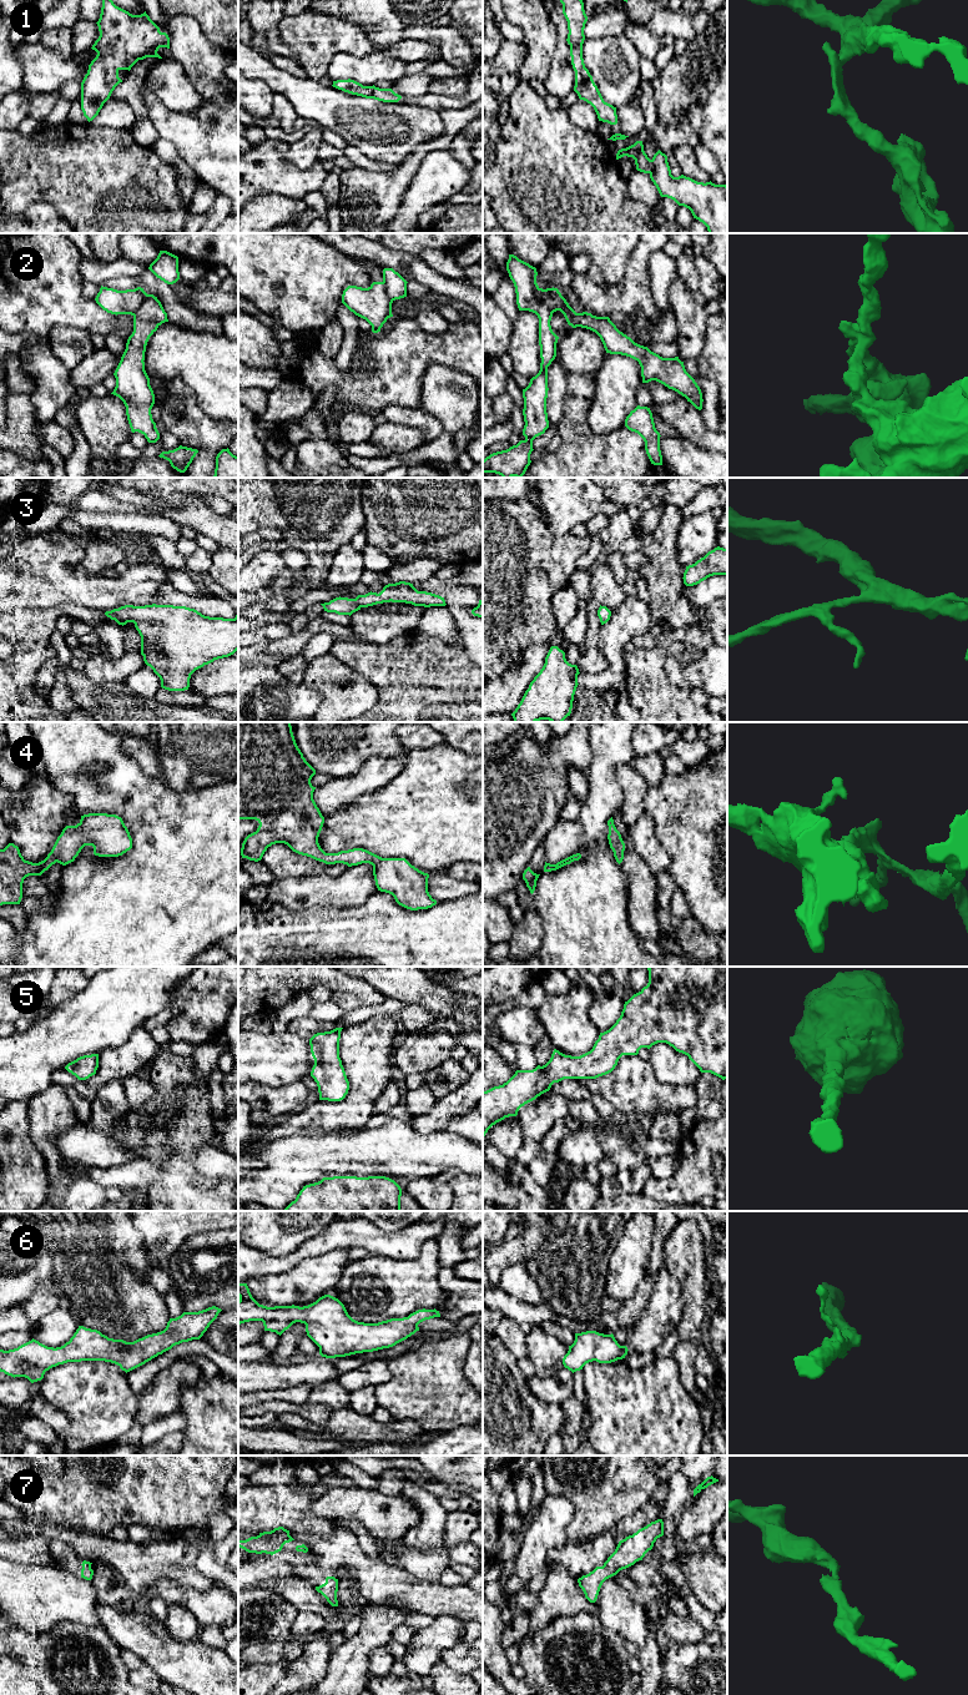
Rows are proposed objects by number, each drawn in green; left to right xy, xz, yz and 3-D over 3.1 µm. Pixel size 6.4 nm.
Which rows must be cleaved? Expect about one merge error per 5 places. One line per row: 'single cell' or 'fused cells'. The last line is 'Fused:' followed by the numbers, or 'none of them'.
1: single cell
2: fused cells
3: single cell
4: single cell
5: single cell
6: single cell
7: single cell
Fused: 2

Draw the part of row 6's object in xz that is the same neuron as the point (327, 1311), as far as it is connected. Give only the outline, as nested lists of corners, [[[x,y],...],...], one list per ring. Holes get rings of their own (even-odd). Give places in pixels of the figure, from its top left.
[[[238,1283],[238,1297],[238,1325],[262,1321],[264,1331],[281,1336],[293,1323],[304,1323],[307,1336],[326,1358],[393,1347],[419,1331],[420,1322],[440,1317],[435,1308],[423,1308],[403,1318],[378,1323],[358,1322],[348,1315],[344,1305],[331,1295],[324,1295],[303,1307],[294,1305],[267,1307],[252,1297],[247,1283]]]

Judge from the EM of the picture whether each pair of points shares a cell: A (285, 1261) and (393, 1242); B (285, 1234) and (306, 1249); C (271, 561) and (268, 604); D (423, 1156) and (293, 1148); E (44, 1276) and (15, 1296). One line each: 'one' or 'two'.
A: one
B: two
C: one
D: one
E: one

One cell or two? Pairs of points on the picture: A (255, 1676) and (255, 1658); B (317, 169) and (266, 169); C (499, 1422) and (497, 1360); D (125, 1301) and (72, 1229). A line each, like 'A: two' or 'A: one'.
A: two
B: one
C: one
D: one

